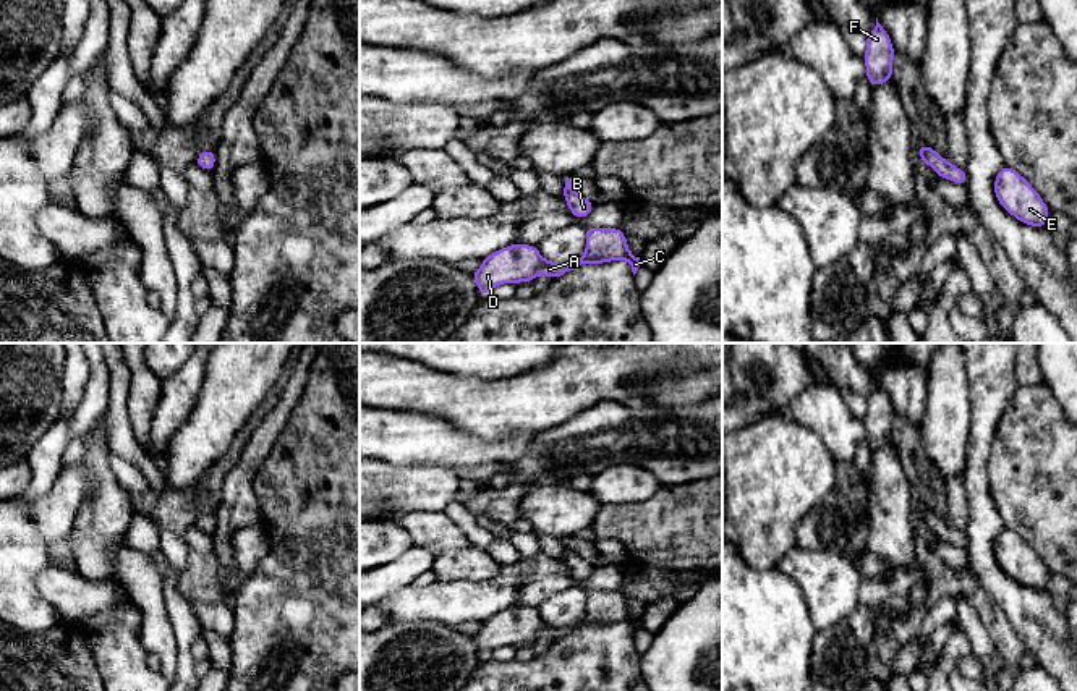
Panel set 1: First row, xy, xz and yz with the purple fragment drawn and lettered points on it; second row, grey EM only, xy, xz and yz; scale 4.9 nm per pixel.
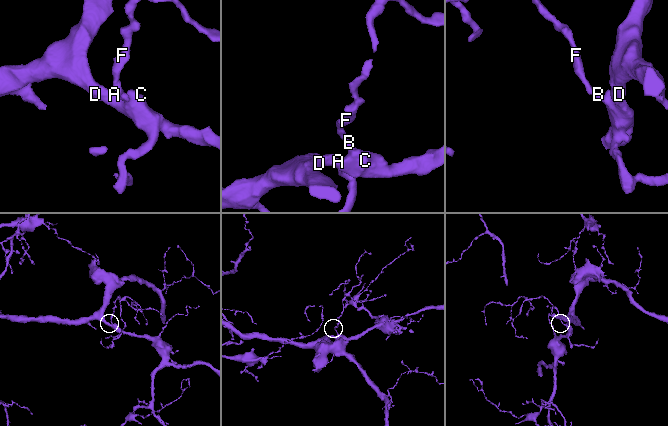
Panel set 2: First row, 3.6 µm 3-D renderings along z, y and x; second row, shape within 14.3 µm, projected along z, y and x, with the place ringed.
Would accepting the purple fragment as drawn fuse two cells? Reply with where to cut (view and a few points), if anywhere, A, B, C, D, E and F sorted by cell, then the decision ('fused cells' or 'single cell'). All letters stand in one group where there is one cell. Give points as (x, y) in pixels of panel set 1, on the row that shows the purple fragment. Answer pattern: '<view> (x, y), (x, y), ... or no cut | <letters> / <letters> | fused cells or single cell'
no cut | A B C D E F | single cell

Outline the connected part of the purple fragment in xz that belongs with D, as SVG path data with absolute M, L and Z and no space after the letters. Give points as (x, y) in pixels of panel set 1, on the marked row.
M588 227L586 249L583 256L568 264L546 261L536 246L510 244L483 259L481 267L471 273L481 296L502 283L533 282L541 273L551 280L562 277L581 264L604 264L611 261L628 261L633 275L641 265L627 244L625 233L620 228Z

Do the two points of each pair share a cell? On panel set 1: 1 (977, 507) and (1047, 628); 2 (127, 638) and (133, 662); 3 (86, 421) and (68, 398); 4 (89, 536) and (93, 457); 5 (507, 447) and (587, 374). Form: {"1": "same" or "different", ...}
{"1": "same", "2": "same", "3": "different", "4": "same", "5": "different"}

